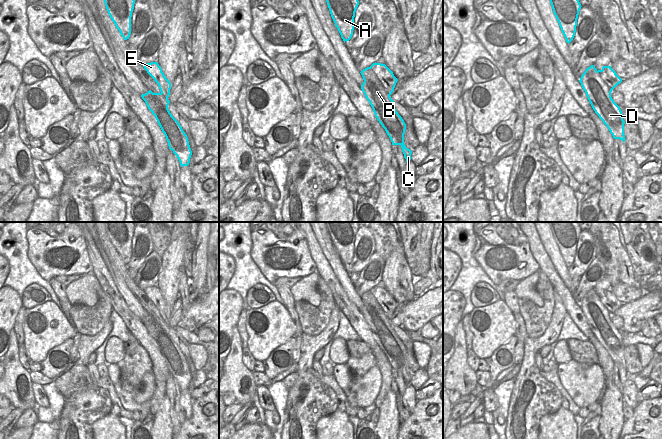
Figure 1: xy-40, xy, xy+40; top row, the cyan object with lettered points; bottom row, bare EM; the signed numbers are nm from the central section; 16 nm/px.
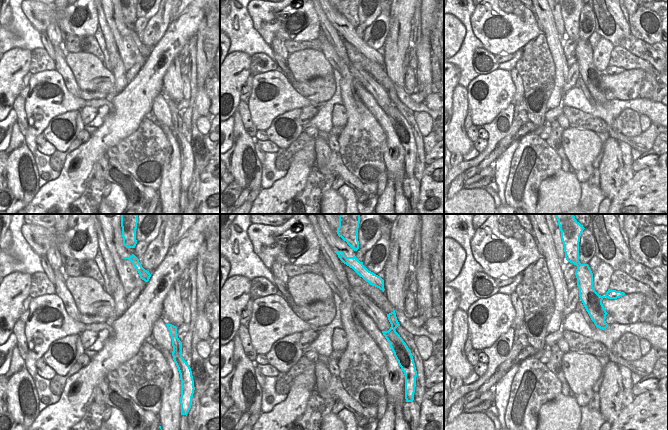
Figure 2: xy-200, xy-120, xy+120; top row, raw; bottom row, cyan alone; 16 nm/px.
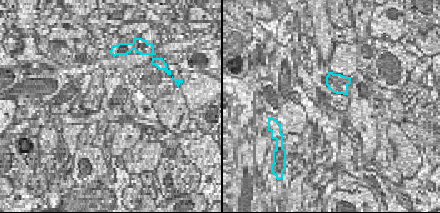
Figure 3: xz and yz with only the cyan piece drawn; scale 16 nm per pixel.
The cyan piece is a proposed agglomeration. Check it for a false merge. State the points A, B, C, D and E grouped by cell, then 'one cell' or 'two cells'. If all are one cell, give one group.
A B C D / E; two cells

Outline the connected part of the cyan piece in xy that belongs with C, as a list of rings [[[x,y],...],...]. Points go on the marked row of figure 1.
[[[371,67],[363,69],[360,73],[364,80],[361,89],[369,101],[375,117],[385,129],[392,145],[401,146],[406,162],[411,160],[412,151],[404,144],[406,124],[393,106],[394,101]]]

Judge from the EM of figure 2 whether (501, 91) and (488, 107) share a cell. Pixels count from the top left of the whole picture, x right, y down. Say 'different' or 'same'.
same

